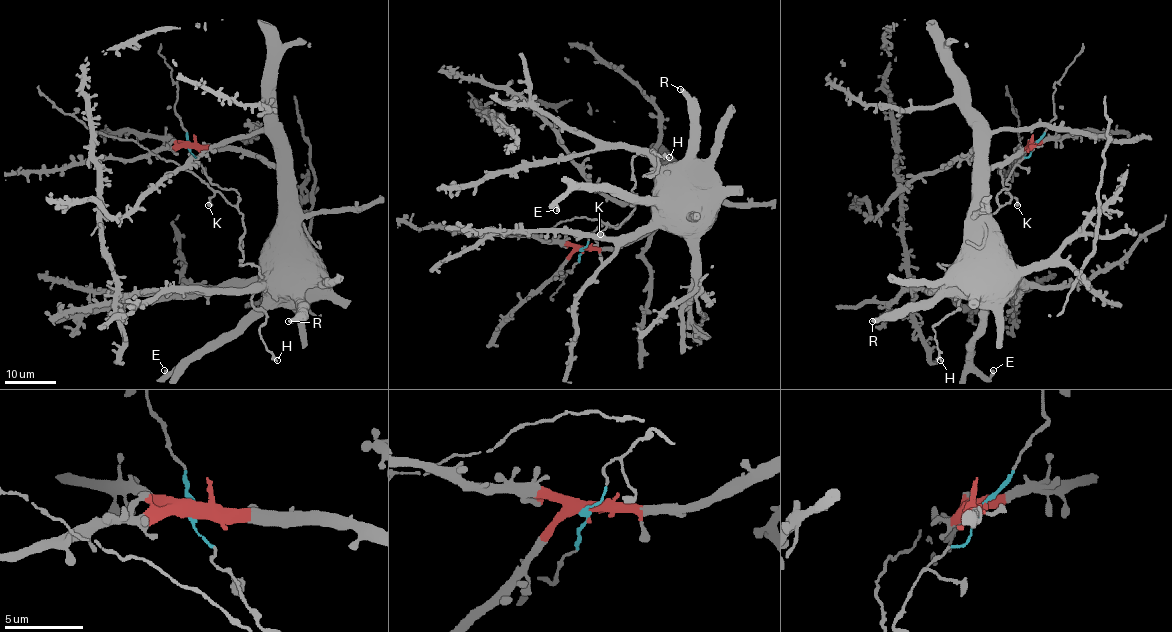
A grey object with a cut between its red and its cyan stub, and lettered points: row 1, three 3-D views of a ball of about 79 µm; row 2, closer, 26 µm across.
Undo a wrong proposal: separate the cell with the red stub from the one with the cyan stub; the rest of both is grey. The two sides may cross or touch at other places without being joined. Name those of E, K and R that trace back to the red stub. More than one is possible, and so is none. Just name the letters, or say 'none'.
E, R

